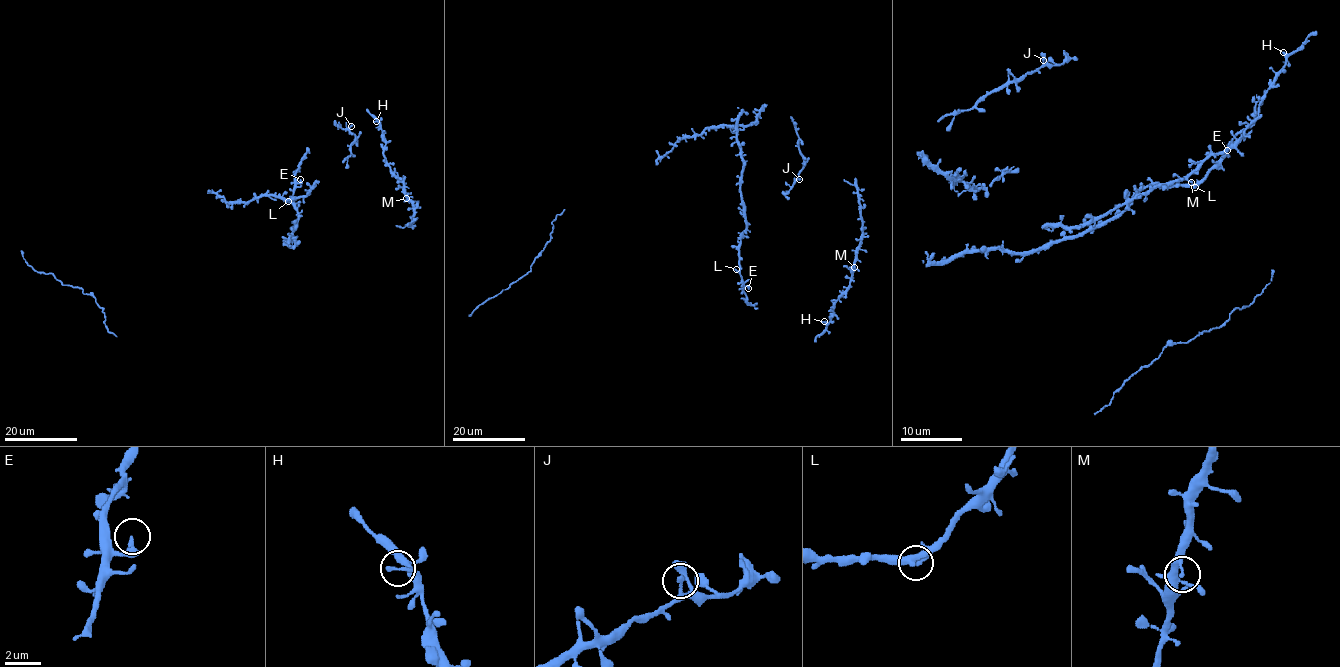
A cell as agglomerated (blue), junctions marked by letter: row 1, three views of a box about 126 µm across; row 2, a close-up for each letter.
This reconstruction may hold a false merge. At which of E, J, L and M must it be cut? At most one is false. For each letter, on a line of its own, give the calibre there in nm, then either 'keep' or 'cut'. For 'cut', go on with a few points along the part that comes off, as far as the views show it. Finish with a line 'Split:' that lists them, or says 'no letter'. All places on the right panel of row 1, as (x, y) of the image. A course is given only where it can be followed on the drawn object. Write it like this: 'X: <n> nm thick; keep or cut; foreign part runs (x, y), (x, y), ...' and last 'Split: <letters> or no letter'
E: 180 nm thick; keep
J: 240 nm thick; keep
L: 240 nm thick; keep
M: 190 nm thick; keep
Split: no letter

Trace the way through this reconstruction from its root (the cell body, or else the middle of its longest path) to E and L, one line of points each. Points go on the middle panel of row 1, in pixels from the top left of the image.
E: (741, 148), (740, 193), (746, 230), (740, 238), (738, 265), (741, 282), (748, 288)
L: (741, 148), (740, 193), (746, 230), (738, 249), (739, 269), (736, 269)

